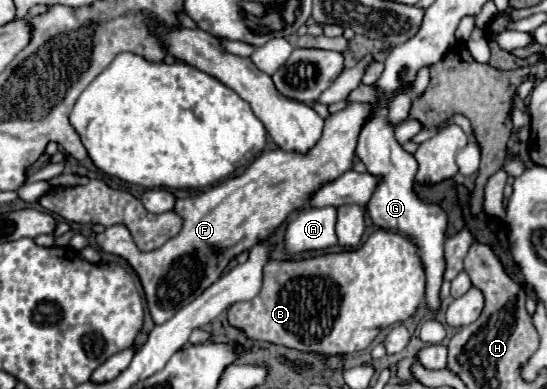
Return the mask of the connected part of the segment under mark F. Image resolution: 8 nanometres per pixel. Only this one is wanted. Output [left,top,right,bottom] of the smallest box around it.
[96,102,372,324]

